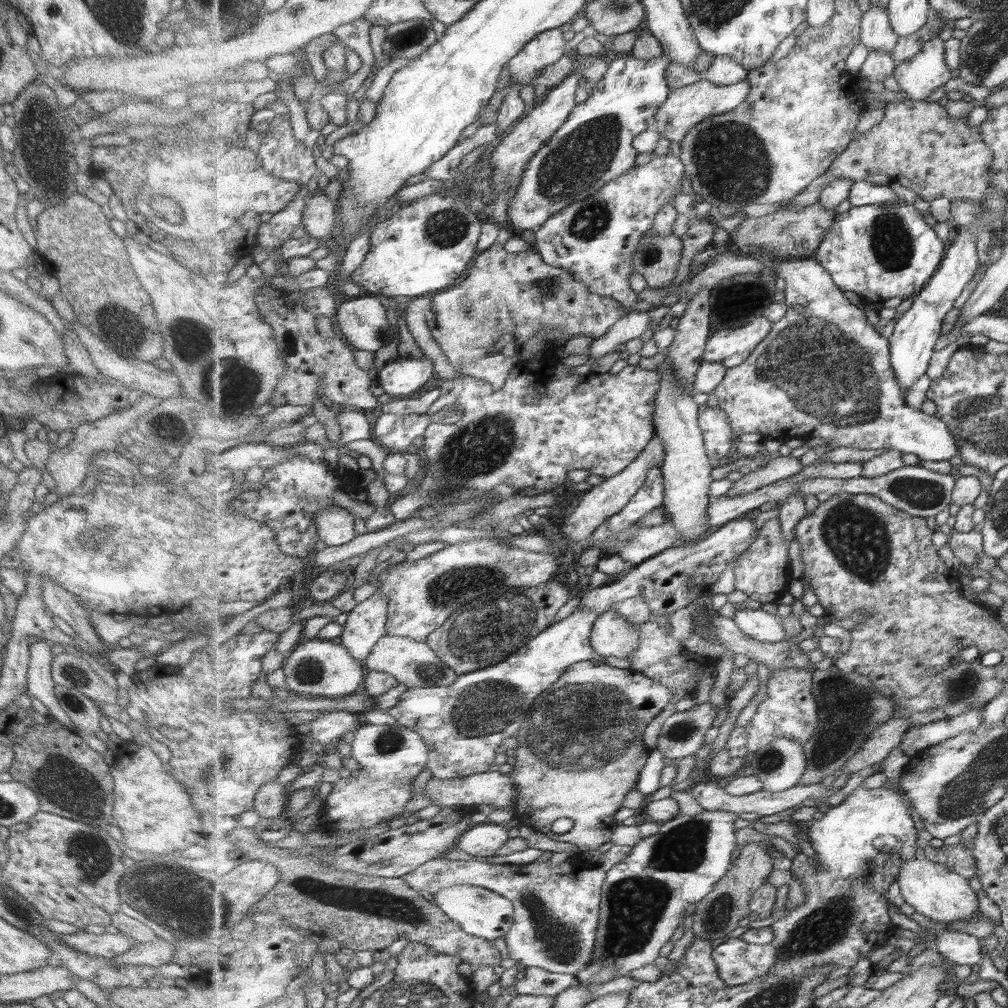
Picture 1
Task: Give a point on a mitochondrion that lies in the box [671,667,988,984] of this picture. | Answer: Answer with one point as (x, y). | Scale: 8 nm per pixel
(814, 935)

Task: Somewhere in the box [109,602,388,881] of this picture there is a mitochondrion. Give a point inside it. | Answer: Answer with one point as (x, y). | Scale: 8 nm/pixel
(307, 672)

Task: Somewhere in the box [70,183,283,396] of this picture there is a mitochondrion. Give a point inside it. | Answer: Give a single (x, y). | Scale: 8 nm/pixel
(119, 321)

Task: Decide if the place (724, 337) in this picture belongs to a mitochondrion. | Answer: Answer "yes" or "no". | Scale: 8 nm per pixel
no

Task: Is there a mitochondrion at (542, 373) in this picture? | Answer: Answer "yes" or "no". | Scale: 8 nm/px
no

